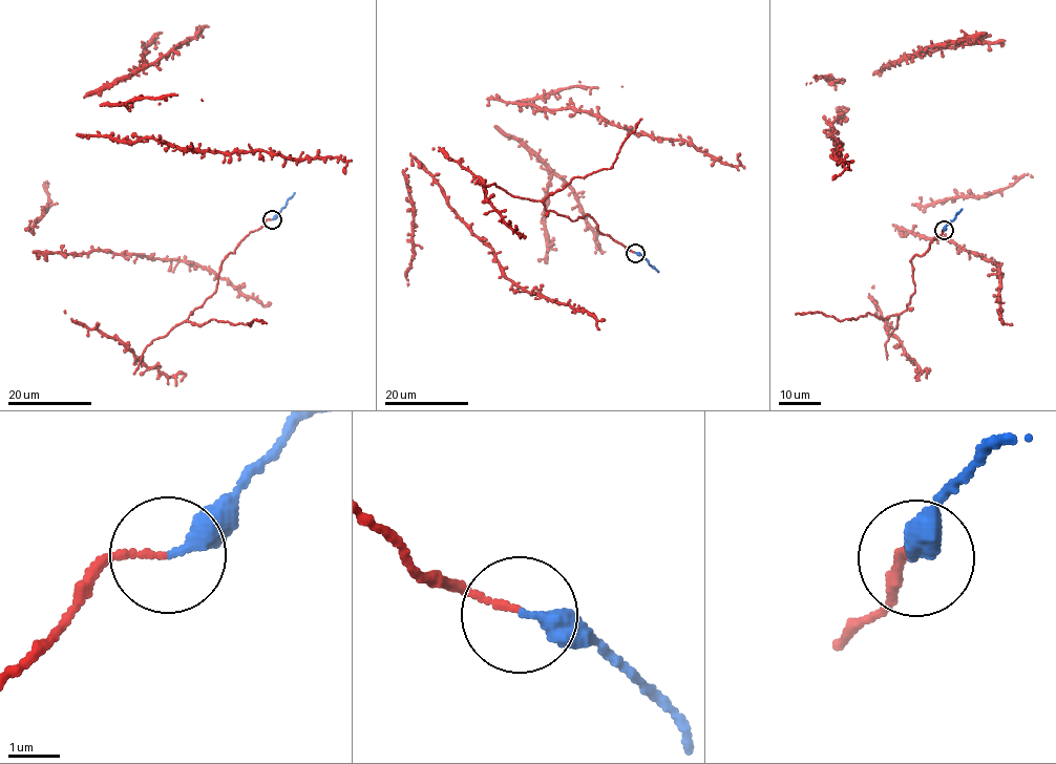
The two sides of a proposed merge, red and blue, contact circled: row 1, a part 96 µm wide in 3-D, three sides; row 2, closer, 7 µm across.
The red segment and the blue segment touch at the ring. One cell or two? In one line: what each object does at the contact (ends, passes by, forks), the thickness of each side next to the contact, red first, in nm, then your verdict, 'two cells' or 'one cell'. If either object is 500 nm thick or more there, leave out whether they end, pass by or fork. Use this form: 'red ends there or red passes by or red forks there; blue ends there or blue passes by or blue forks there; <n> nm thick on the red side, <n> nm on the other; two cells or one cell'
red ends there; blue ends there; 110 nm thick on the red side, 320 nm on the other; two cells

